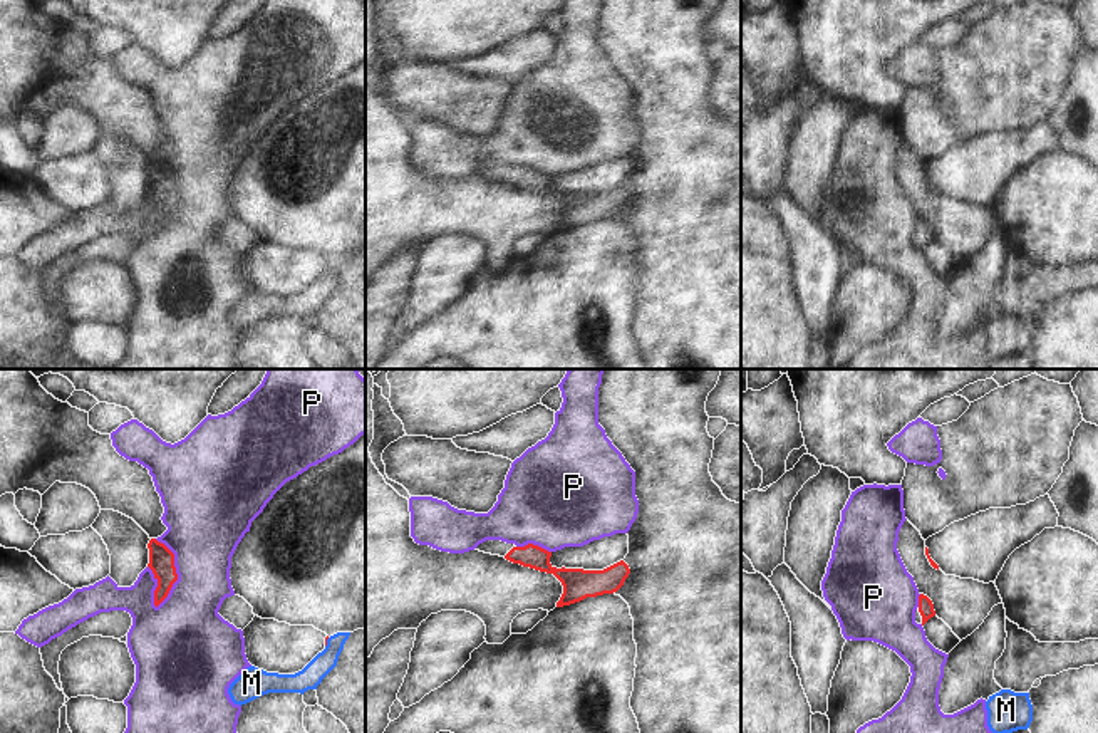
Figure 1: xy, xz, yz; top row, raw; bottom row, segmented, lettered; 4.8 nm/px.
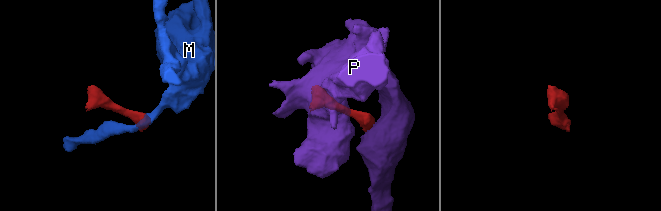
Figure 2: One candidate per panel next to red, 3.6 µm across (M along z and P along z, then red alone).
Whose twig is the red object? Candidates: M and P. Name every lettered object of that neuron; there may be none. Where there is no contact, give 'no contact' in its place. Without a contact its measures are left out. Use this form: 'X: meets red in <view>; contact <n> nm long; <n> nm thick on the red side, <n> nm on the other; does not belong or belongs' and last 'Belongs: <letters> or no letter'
M: meets red in xy; contact 50 nm long; 20 nm thick on the red side, 110 nm on the other; does not belong
P: meets red in xy; contact 340 nm long; 130 nm thick on the red side, 360 nm on the other; does not belong
Belongs: no letter

